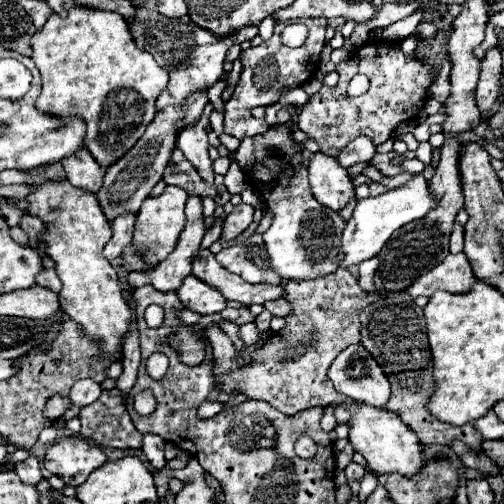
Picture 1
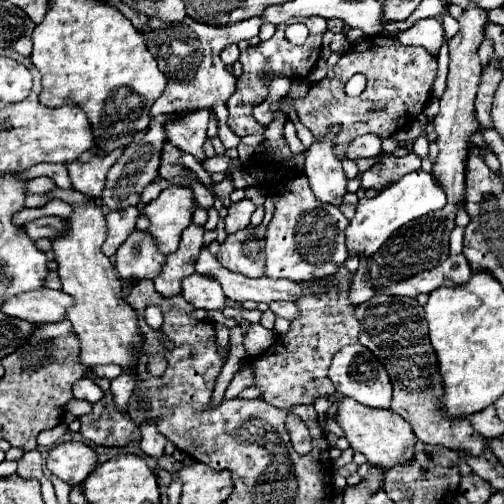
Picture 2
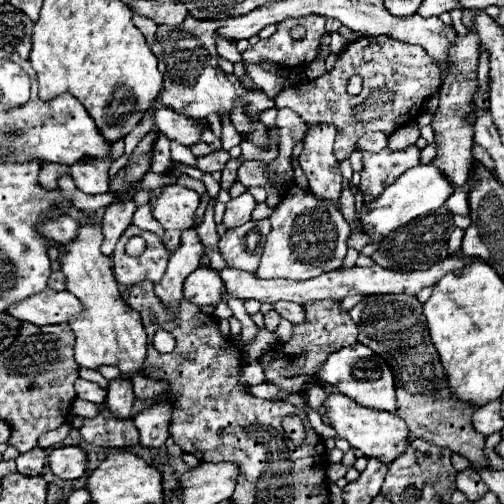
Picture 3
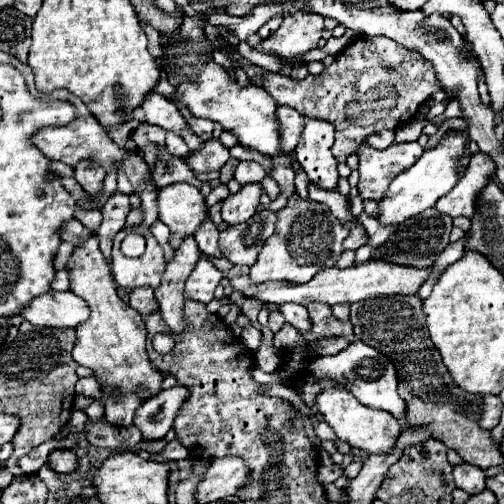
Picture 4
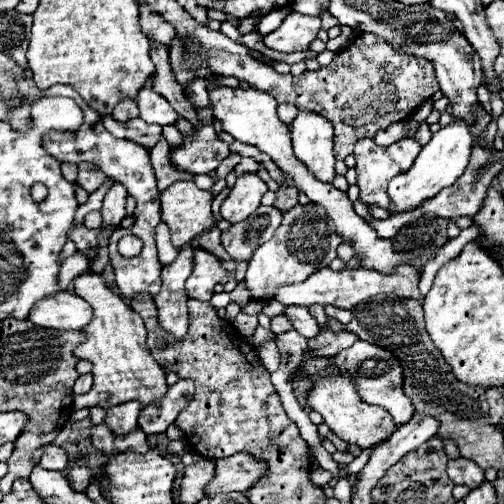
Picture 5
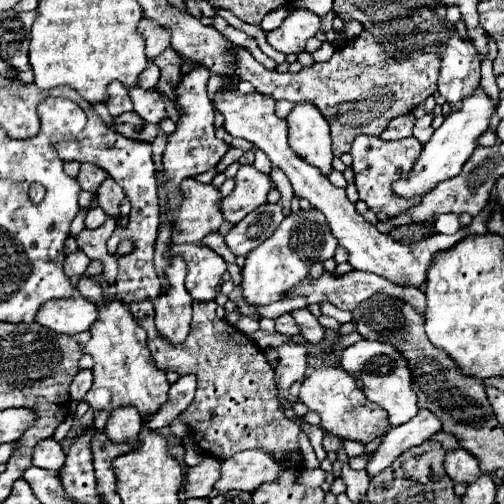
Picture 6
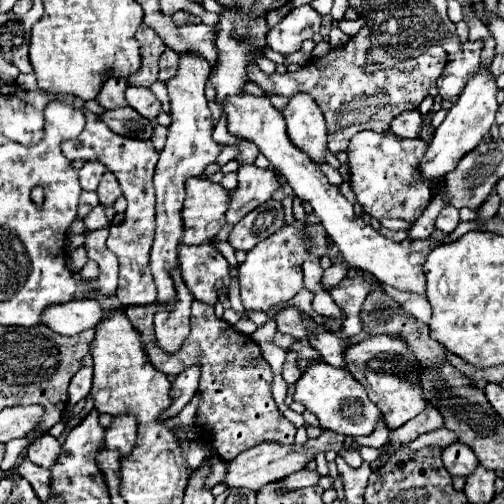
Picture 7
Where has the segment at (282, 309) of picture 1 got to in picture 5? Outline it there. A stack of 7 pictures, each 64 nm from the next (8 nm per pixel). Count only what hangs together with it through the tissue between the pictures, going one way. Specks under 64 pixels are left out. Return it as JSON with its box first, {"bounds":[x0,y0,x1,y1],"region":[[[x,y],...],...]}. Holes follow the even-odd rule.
{"bounds":[284,306,320,340],"region":[[[288,306],[284,314],[290,318],[290,322],[294,324],[294,328],[296,328],[304,338],[310,340],[310,338],[316,338],[316,336],[320,334],[320,326],[318,326],[318,322],[310,316],[308,308],[304,308],[304,306]]]}

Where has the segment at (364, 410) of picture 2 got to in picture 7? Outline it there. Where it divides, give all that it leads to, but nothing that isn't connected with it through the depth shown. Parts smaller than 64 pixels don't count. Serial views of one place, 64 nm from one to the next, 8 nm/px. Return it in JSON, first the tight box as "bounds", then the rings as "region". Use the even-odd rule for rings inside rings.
{"bounds":[294,362,382,436],"region":[[[308,362],[302,368],[302,376],[296,382],[294,390],[294,400],[304,404],[306,410],[318,416],[320,428],[328,428],[344,436],[366,436],[376,428],[378,420],[382,418],[382,412],[376,408],[376,404],[368,400],[364,386],[356,382],[348,370],[334,368],[326,362]]]}

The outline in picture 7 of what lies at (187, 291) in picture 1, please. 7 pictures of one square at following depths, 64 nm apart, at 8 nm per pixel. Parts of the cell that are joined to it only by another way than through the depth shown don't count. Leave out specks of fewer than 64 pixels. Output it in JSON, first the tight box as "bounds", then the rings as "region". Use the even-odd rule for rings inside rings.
{"bounds":[180,244,228,306],"region":[[[196,244],[180,248],[180,270],[186,286],[196,300],[214,306],[218,302],[218,282],[228,276],[226,258],[214,244]]]}

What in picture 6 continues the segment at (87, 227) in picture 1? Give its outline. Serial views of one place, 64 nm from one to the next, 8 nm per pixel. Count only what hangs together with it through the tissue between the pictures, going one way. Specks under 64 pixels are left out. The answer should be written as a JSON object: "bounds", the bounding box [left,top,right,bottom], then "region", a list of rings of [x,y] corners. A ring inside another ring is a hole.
{"bounds":[76,278,170,422],"region":[[[80,278],[76,288],[84,298],[94,302],[100,310],[98,320],[90,328],[92,338],[84,346],[84,352],[92,354],[94,358],[94,368],[92,368],[94,384],[84,396],[84,400],[94,410],[106,410],[106,412],[112,412],[122,406],[132,406],[140,412],[142,420],[148,422],[148,418],[166,404],[170,384],[166,380],[166,374],[160,368],[156,368],[148,352],[146,332],[136,324],[130,310],[122,302],[102,298],[102,288],[94,278]]]}

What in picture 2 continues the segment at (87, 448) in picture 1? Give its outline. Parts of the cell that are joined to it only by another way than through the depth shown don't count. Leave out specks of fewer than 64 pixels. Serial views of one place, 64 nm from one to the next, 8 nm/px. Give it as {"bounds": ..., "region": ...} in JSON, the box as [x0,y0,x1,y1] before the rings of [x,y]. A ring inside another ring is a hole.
{"bounds":[46,442,96,484],"region":[[[62,442],[46,458],[48,470],[66,484],[80,484],[94,470],[96,462],[96,452],[84,442]]]}

